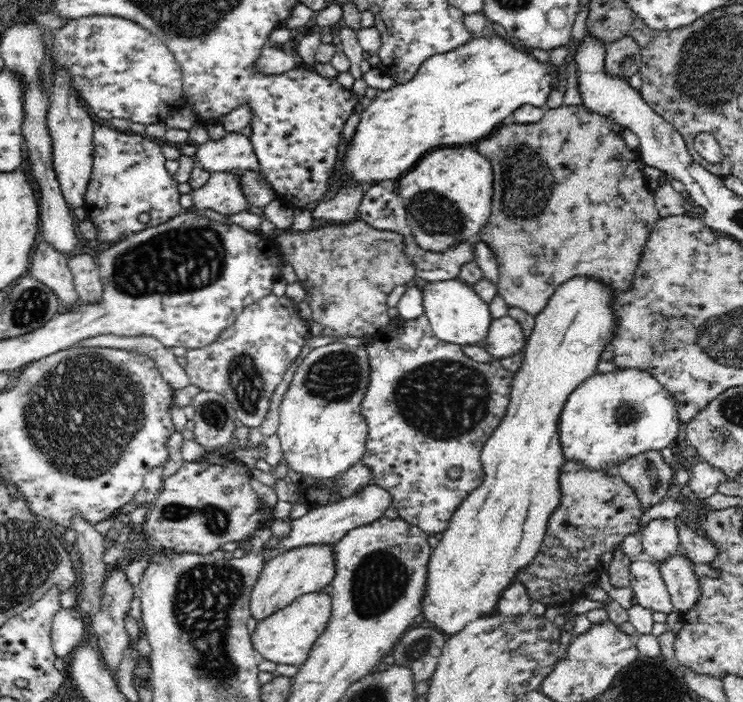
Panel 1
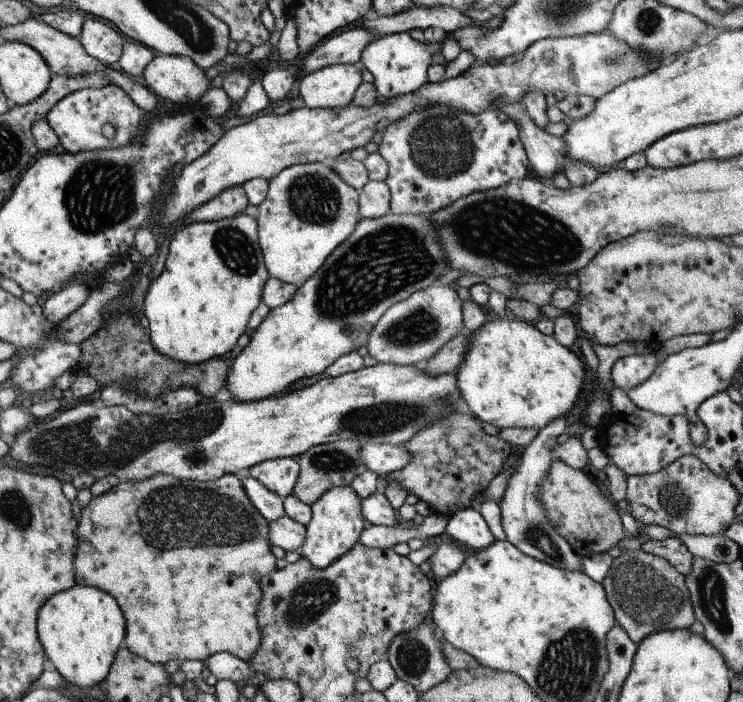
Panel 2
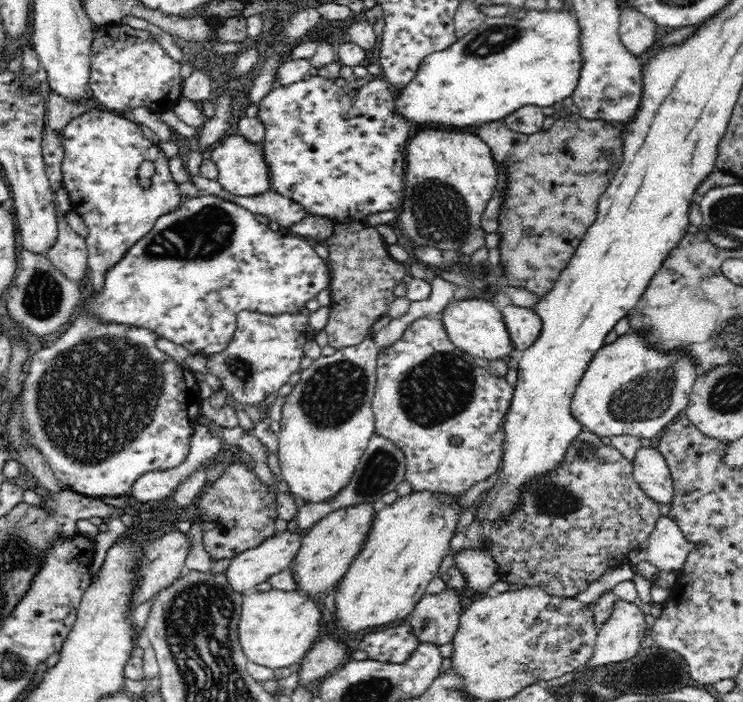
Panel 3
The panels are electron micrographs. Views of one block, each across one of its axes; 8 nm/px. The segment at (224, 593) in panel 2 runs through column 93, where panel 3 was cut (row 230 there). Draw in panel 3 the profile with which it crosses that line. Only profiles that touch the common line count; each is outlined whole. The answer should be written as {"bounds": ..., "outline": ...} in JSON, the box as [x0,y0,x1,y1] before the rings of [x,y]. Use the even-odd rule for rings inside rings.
{"bounds":[478,110,624,297],"outline":[[[571,110],[556,115],[552,126],[535,133],[519,133],[506,125],[490,122],[479,127],[478,138],[489,146],[496,167],[503,170],[497,226],[500,242],[497,248],[503,281],[510,286],[529,290],[538,297],[544,296],[556,284],[561,271],[576,252],[580,238],[597,218],[600,196],[608,188],[623,160],[624,133],[616,129],[612,121],[585,119],[580,113]]]}

